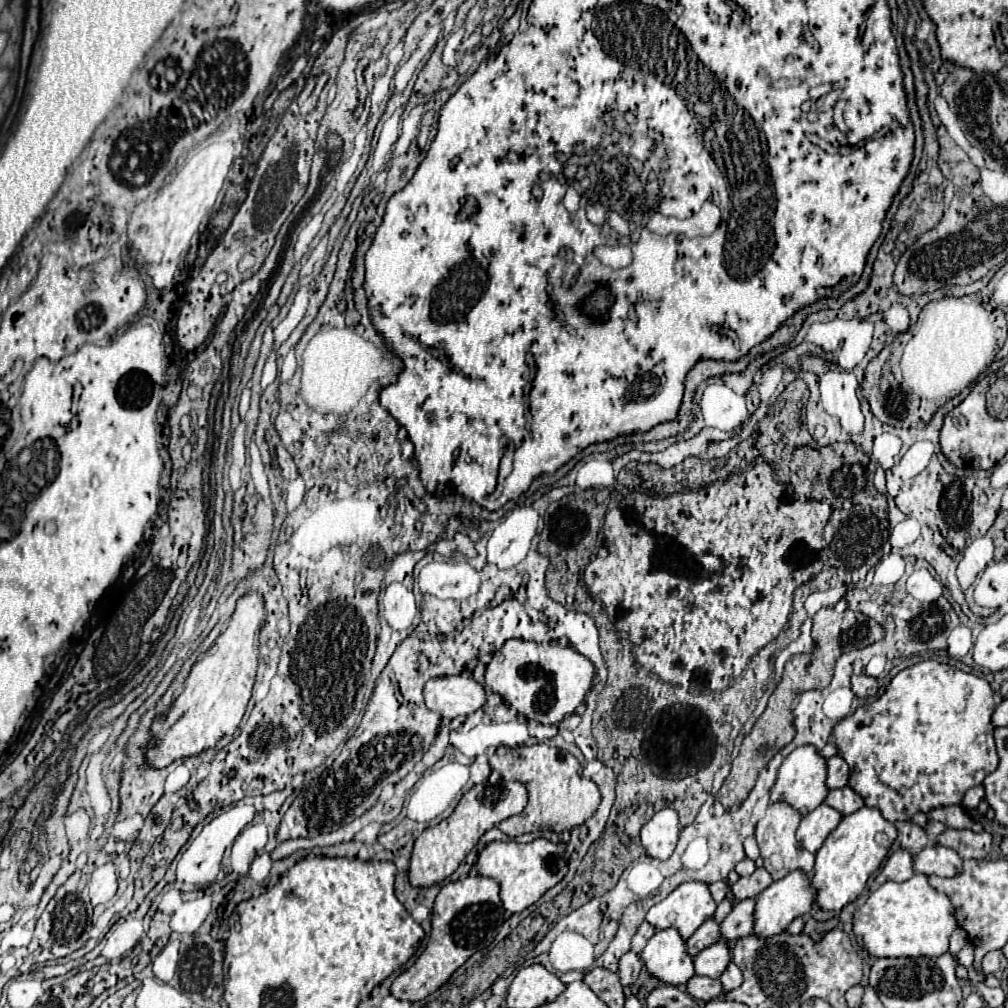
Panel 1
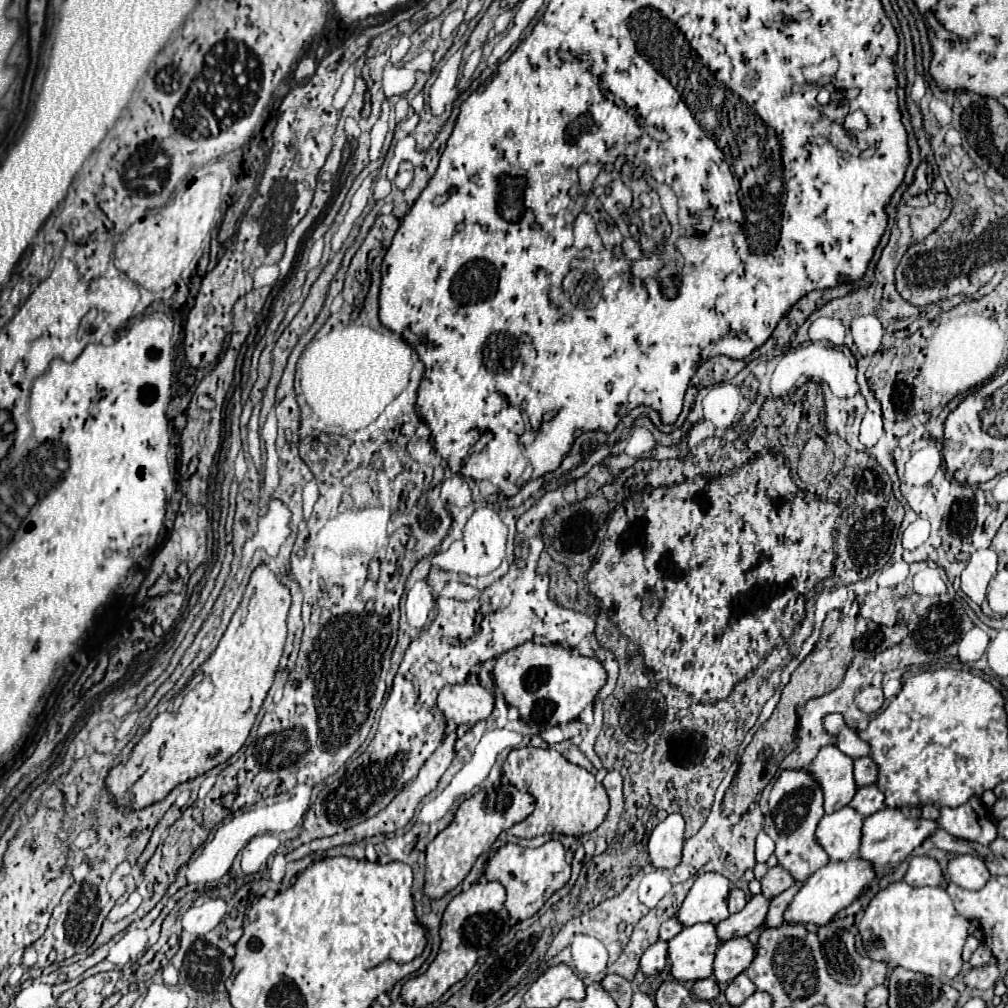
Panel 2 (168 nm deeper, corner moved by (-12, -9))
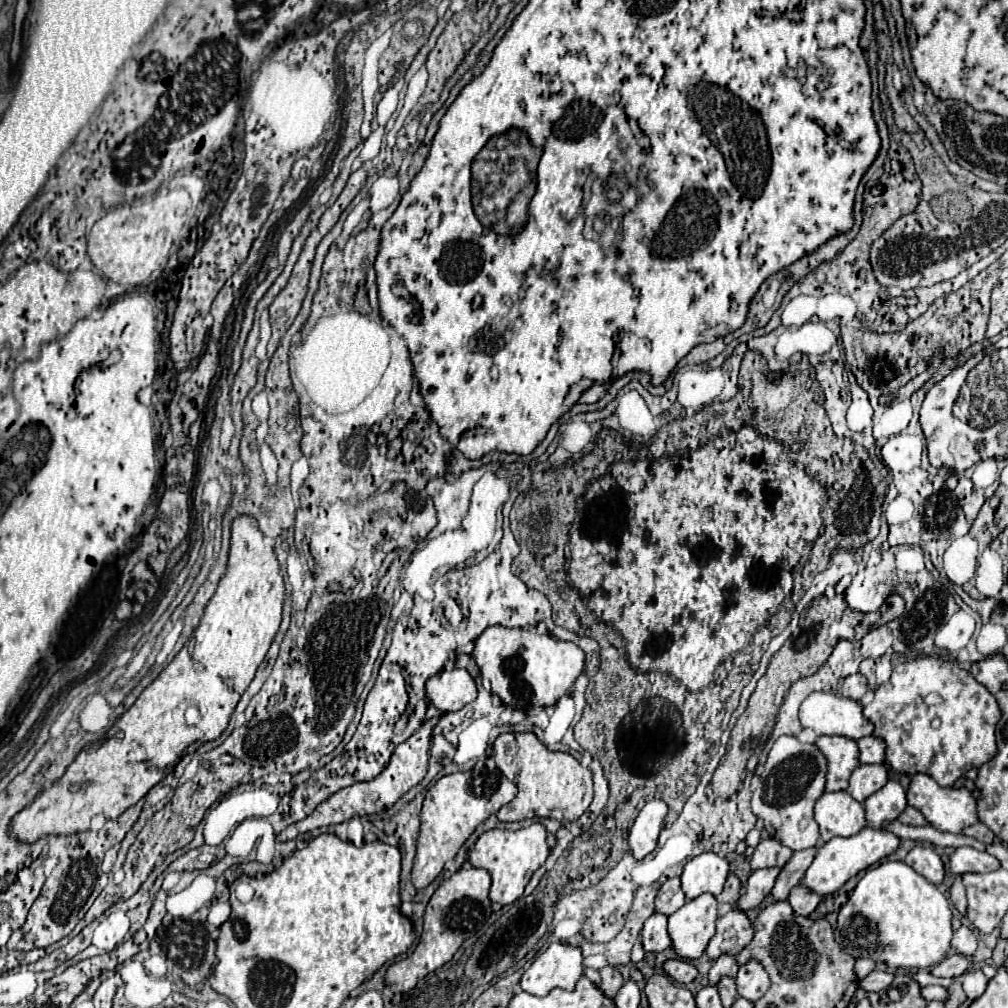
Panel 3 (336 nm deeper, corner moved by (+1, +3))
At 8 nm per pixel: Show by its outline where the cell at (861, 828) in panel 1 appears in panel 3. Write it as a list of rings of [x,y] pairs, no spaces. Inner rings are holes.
[[[889,780],[881,790],[871,794],[865,802],[865,812],[867,812],[867,822],[871,828],[885,828],[889,820],[895,820],[903,808],[907,806],[905,800],[905,790],[899,782]]]

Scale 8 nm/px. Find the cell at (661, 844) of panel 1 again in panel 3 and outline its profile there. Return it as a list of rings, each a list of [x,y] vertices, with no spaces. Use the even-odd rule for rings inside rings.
[[[651,800],[643,806],[635,824],[629,832],[629,848],[635,860],[645,858],[657,848],[657,838],[663,828],[663,818],[667,814],[667,804],[663,800]]]

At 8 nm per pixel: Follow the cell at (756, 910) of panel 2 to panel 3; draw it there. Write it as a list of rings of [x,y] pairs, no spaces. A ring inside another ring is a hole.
[[[777,866],[775,868],[765,868],[765,870],[755,870],[749,876],[749,882],[743,888],[743,894],[741,894],[739,902],[735,904],[735,908],[747,912],[749,908],[759,906],[763,902],[763,898],[771,892],[779,872],[781,872],[781,868],[777,868]]]

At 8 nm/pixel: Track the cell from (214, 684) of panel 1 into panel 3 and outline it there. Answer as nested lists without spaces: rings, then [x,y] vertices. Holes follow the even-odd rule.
[[[239,514],[235,516],[235,520],[231,522],[231,550],[229,550],[229,560],[227,560],[227,570],[225,574],[221,576],[219,584],[217,584],[217,590],[215,594],[211,596],[209,604],[205,606],[205,612],[203,612],[203,618],[201,618],[201,624],[195,628],[193,632],[193,638],[195,638],[195,646],[193,646],[193,652],[187,654],[187,656],[181,656],[181,652],[161,670],[161,674],[139,694],[139,698],[135,700],[135,704],[115,722],[115,728],[109,732],[109,736],[101,743],[98,748],[91,748],[91,744],[86,748],[83,748],[75,760],[67,766],[65,774],[51,784],[51,788],[45,788],[37,794],[37,798],[25,806],[25,810],[19,810],[11,822],[9,822],[9,834],[15,838],[15,840],[21,840],[21,842],[27,842],[27,844],[33,844],[49,834],[57,834],[57,836],[71,836],[71,834],[77,834],[77,832],[83,832],[83,830],[89,830],[89,824],[91,824],[91,818],[93,816],[99,816],[103,814],[105,818],[113,820],[117,816],[121,816],[129,806],[137,804],[157,782],[161,782],[169,772],[173,772],[173,768],[177,766],[177,762],[185,756],[185,754],[193,754],[203,742],[209,742],[209,740],[215,740],[221,736],[221,732],[227,728],[227,722],[229,722],[229,716],[231,712],[235,710],[241,694],[245,692],[245,688],[251,684],[259,664],[263,662],[277,630],[279,630],[279,624],[281,624],[281,608],[283,608],[283,600],[285,600],[285,586],[283,586],[283,576],[281,576],[281,570],[279,570],[279,562],[277,562],[277,556],[275,556],[275,550],[273,550],[273,540],[267,540],[263,536],[263,532],[259,530],[259,524],[257,524],[257,518],[253,516],[247,516],[247,514]]]

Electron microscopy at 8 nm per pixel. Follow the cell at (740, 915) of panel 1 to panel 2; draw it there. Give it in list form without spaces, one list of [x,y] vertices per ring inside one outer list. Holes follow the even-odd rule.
[[[794,882],[794,886],[792,886],[792,888],[784,890],[782,894],[778,894],[776,898],[772,898],[772,900],[770,900],[770,906],[768,906],[768,912],[766,912],[764,926],[770,926],[770,928],[774,928],[774,926],[782,926],[782,922],[784,922],[782,914],[784,914],[786,906],[790,904],[792,896],[798,892],[798,888],[800,888],[800,886],[802,886],[802,882]]]

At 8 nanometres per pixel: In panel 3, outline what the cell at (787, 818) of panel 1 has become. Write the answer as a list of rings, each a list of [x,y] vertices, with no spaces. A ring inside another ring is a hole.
[[[781,736],[771,748],[765,770],[755,784],[751,808],[757,818],[765,820],[765,830],[781,840],[791,850],[805,850],[819,842],[817,822],[813,818],[813,806],[825,792],[827,762],[815,744],[801,744],[797,736]]]

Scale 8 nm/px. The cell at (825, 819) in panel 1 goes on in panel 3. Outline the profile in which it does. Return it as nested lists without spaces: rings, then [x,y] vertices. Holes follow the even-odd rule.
[[[845,790],[825,792],[815,804],[815,820],[819,822],[821,840],[835,836],[853,836],[865,828],[865,808]]]

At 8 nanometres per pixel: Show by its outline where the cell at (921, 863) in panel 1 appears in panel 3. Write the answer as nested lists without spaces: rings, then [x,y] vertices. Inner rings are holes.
[[[957,848],[949,862],[949,872],[965,874],[965,872],[993,872],[1001,864],[989,852],[979,852],[975,848]]]

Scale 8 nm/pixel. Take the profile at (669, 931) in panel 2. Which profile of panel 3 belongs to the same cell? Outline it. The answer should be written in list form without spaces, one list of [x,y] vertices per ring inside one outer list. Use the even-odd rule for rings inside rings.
[[[671,878],[667,880],[661,888],[659,894],[655,898],[655,910],[661,914],[671,916],[673,912],[677,912],[683,904],[687,902],[685,892],[681,890],[681,878]]]

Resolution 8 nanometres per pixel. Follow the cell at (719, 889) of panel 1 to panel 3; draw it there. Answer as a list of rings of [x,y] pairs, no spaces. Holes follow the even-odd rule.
[[[729,874],[729,878],[727,878],[727,882],[725,882],[725,888],[723,888],[723,892],[719,894],[719,902],[725,902],[725,904],[735,904],[737,902],[737,898],[741,896],[741,880],[735,876],[735,874]]]

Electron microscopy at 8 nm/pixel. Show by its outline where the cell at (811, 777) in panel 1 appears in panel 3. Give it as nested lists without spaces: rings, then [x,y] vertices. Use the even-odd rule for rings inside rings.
[[[819,736],[815,744],[829,762],[825,790],[827,792],[845,790],[851,772],[857,766],[861,766],[861,762],[857,762],[857,742],[845,736]]]

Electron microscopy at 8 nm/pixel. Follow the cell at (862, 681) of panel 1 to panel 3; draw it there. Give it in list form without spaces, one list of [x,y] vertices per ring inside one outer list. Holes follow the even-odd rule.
[[[859,672],[847,676],[847,678],[843,680],[843,684],[841,684],[841,690],[839,690],[841,696],[853,698],[853,700],[863,698],[865,692],[867,692],[867,678],[865,678],[863,674],[859,674]]]

